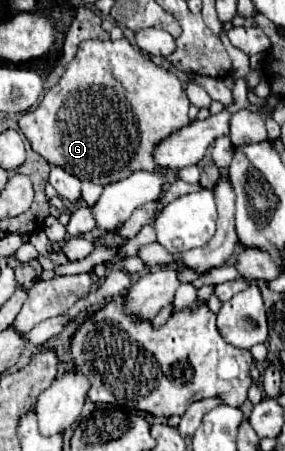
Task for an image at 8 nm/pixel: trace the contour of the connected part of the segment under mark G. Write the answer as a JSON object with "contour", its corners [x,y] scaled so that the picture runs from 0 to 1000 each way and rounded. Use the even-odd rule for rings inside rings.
{"contour":[[[442,82],[414,91],[309,86],[281,95],[267,126],[239,144],[239,157],[218,166],[211,211],[161,211],[161,220],[147,220],[119,246],[105,242],[70,259],[63,282],[105,313],[112,330],[140,339],[175,366],[225,370],[274,397],[330,397],[337,406],[372,410],[379,401],[435,392],[435,379],[533,379],[533,370],[547,370],[533,353],[540,322],[604,290],[667,273],[660,237],[667,224],[639,197],[632,175],[589,153],[547,144]],[[295,197],[316,197],[316,215],[267,215]]]}

